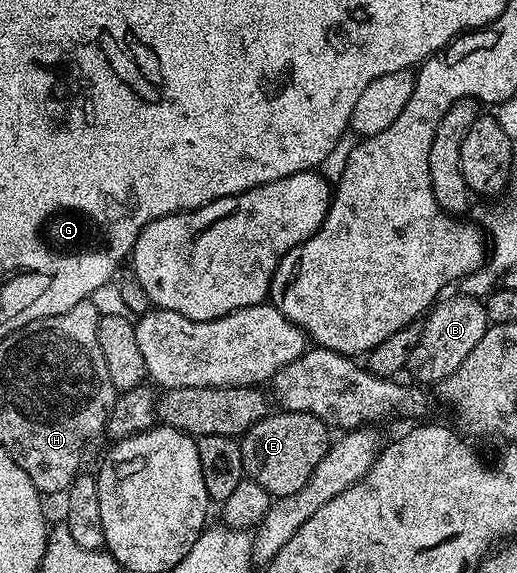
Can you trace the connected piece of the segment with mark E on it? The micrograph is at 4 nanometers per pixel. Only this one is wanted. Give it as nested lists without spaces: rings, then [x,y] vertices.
[[[283,409],[271,412],[241,435],[244,475],[267,490],[271,499],[292,496],[308,484],[312,472],[316,472],[316,466],[330,450],[331,441],[331,431],[308,412]]]

